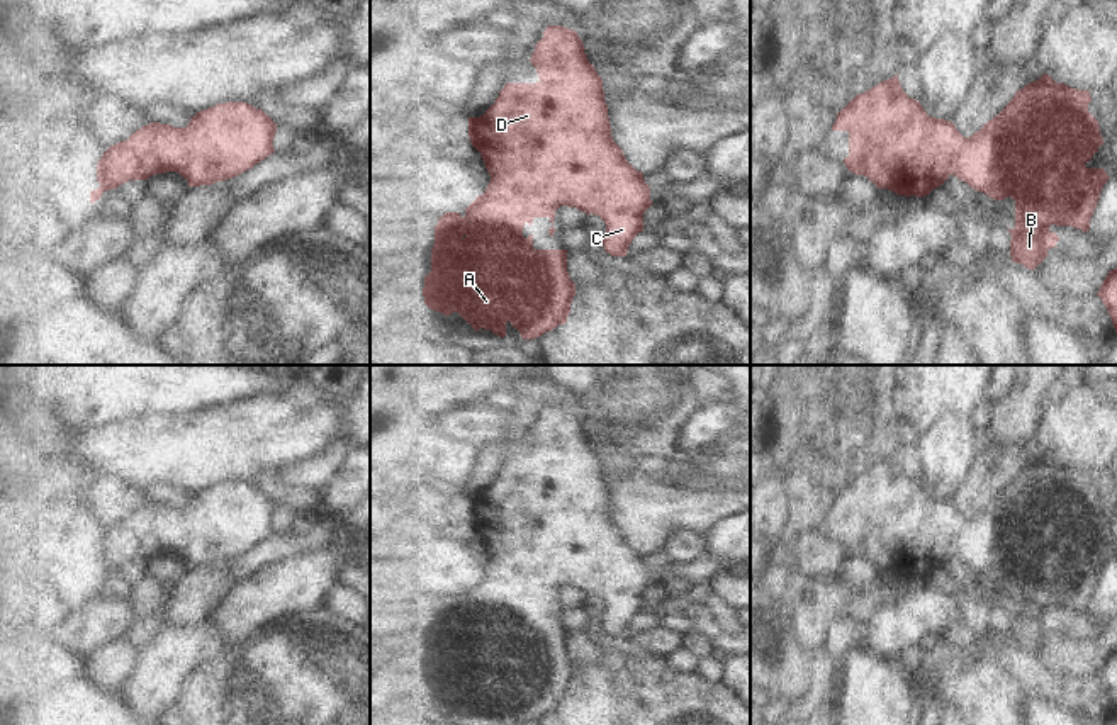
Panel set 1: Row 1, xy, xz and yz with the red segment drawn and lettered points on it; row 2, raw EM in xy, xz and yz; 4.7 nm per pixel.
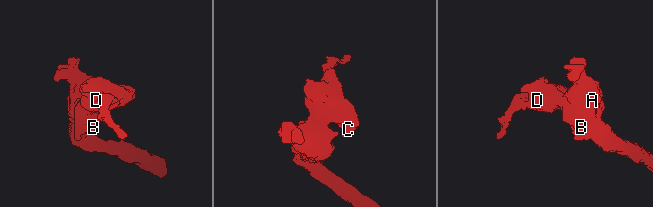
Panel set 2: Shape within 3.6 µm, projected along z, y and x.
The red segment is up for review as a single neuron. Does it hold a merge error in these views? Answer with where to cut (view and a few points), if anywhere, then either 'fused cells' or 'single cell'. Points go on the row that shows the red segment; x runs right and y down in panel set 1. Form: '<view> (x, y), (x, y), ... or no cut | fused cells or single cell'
no cut | single cell

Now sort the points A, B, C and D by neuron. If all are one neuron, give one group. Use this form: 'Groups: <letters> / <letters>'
Groups: A B C D

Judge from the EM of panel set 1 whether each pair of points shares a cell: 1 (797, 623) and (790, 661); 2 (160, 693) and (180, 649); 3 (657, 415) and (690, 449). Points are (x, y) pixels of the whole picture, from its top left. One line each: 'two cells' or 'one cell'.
1: two cells
2: one cell
3: two cells

